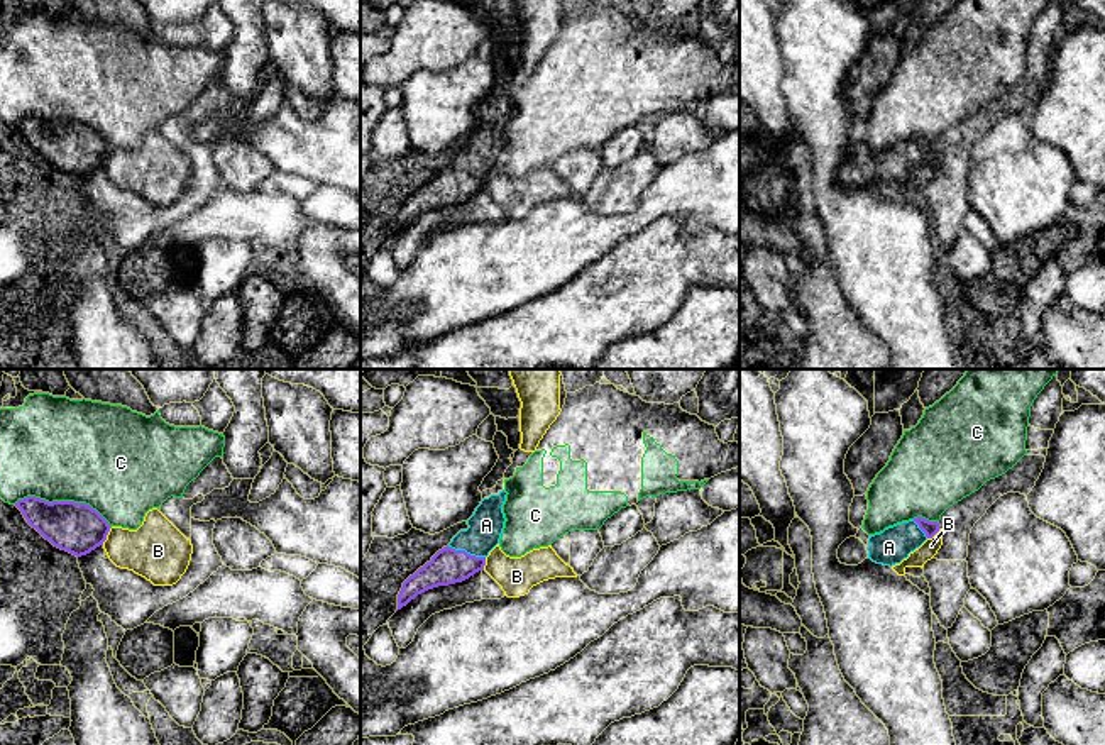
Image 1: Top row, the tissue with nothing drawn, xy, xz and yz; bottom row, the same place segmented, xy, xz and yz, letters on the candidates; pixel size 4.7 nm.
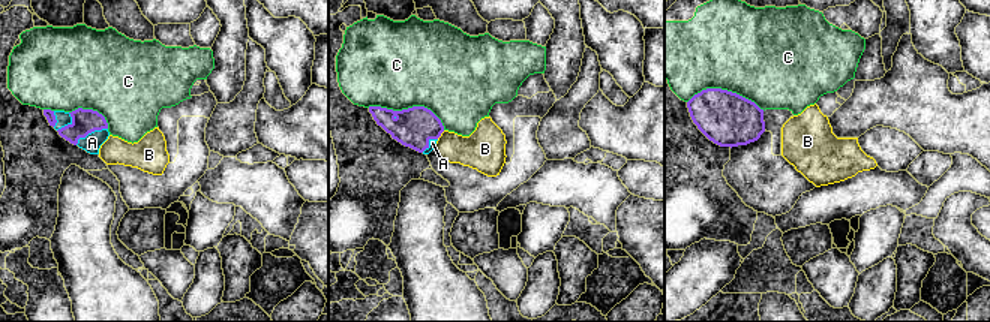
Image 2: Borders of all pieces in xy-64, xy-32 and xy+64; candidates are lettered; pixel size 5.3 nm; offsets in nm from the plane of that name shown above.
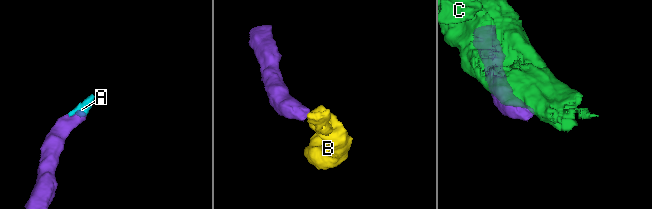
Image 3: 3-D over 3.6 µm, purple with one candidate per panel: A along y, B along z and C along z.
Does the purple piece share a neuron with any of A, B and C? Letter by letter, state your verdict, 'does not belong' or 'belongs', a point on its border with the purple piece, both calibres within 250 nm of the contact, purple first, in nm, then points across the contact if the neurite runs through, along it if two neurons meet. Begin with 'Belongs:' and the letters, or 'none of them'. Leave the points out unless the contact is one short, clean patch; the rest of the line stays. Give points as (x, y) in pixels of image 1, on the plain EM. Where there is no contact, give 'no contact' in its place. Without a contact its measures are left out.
Belongs: A
A: belongs; contact xz (464, 171); calibres 170 and 160 nm; way xz (449, 187), (464, 171), (486, 146)
B: does not belong; contact xy (105, 158); calibres 240 and 280 nm; border xy (110, 149), (102, 165)
C: does not belong; contact xy (63, 122); calibres 240 and 500 nm

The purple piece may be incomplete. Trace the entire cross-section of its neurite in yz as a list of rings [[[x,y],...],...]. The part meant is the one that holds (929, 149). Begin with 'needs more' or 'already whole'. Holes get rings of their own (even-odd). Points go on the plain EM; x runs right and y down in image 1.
needs more; [[[917,137],[909,142],[897,144],[880,154],[870,156],[865,166],[860,159],[849,157],[838,169],[838,179],[846,186],[858,186],[866,178],[877,185],[895,186],[919,169],[927,159],[939,152],[937,142]]]

